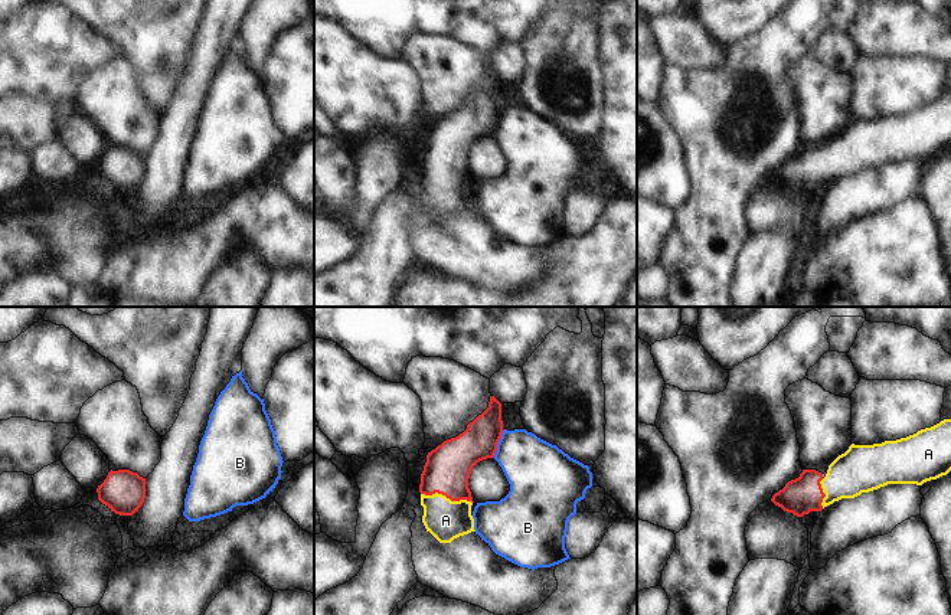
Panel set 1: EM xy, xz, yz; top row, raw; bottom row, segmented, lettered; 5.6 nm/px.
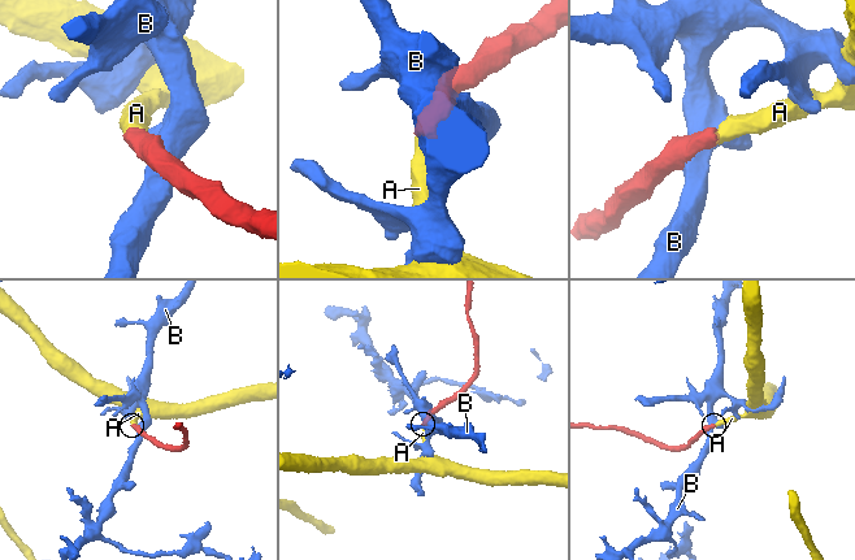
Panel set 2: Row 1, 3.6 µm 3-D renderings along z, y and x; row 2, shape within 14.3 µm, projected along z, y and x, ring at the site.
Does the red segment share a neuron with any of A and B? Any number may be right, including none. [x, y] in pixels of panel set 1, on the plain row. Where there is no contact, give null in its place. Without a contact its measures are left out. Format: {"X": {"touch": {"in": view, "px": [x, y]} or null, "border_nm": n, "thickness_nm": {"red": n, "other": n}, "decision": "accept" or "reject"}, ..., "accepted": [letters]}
{"A": {"touch": {"in": "xz", "px": [447, 174]}, "border_nm": 300, "thickness_nm": {"red": 260, "other": 220}, "decision": "accept"}, "B": {"touch": {"in": "xz", "px": [497, 120]}, "border_nm": 180, "thickness_nm": {"red": 220, "other": 320}, "decision": "reject"}, "accepted": ["A"]}

